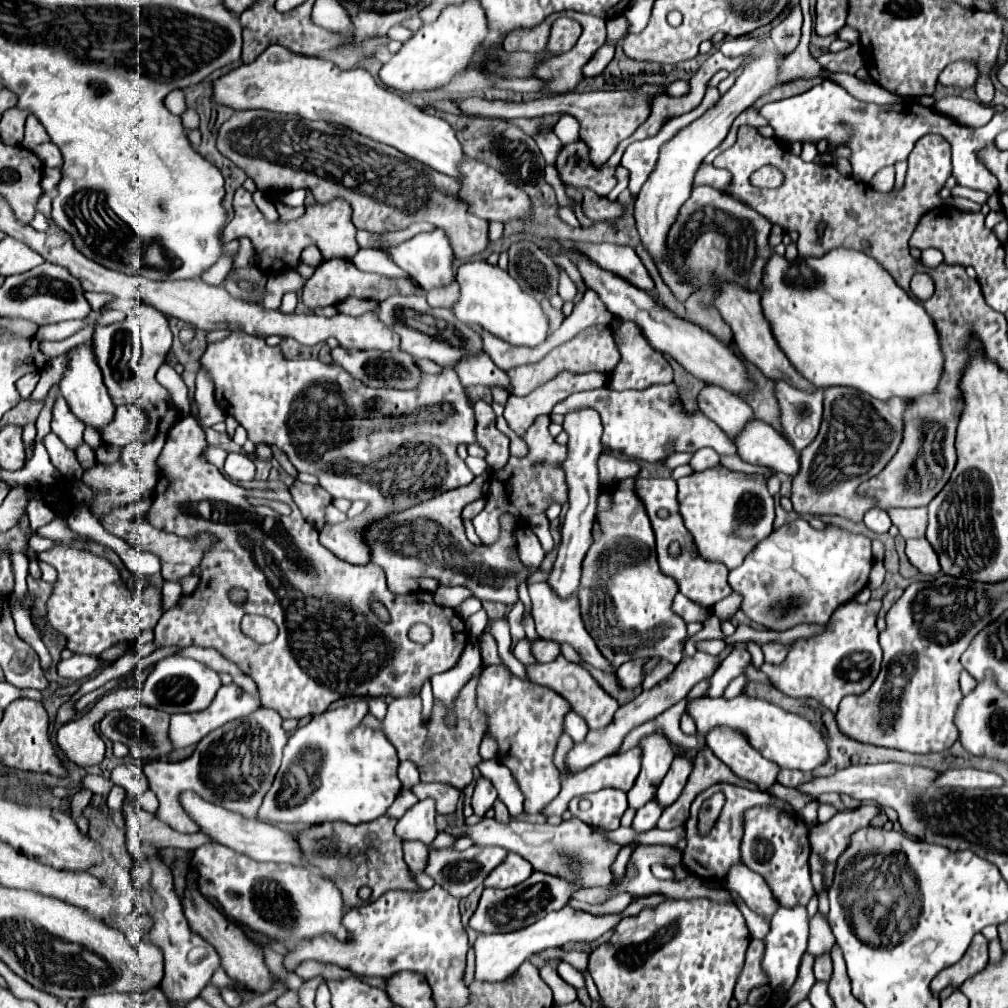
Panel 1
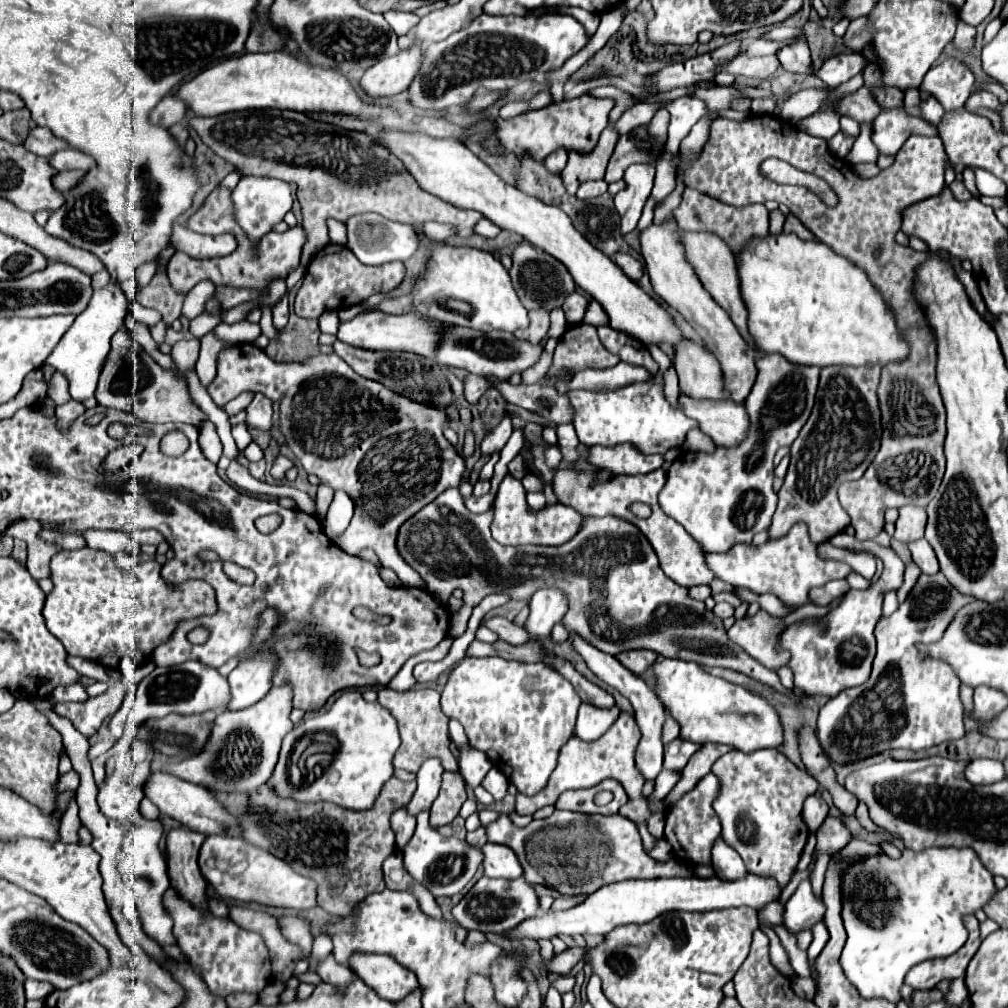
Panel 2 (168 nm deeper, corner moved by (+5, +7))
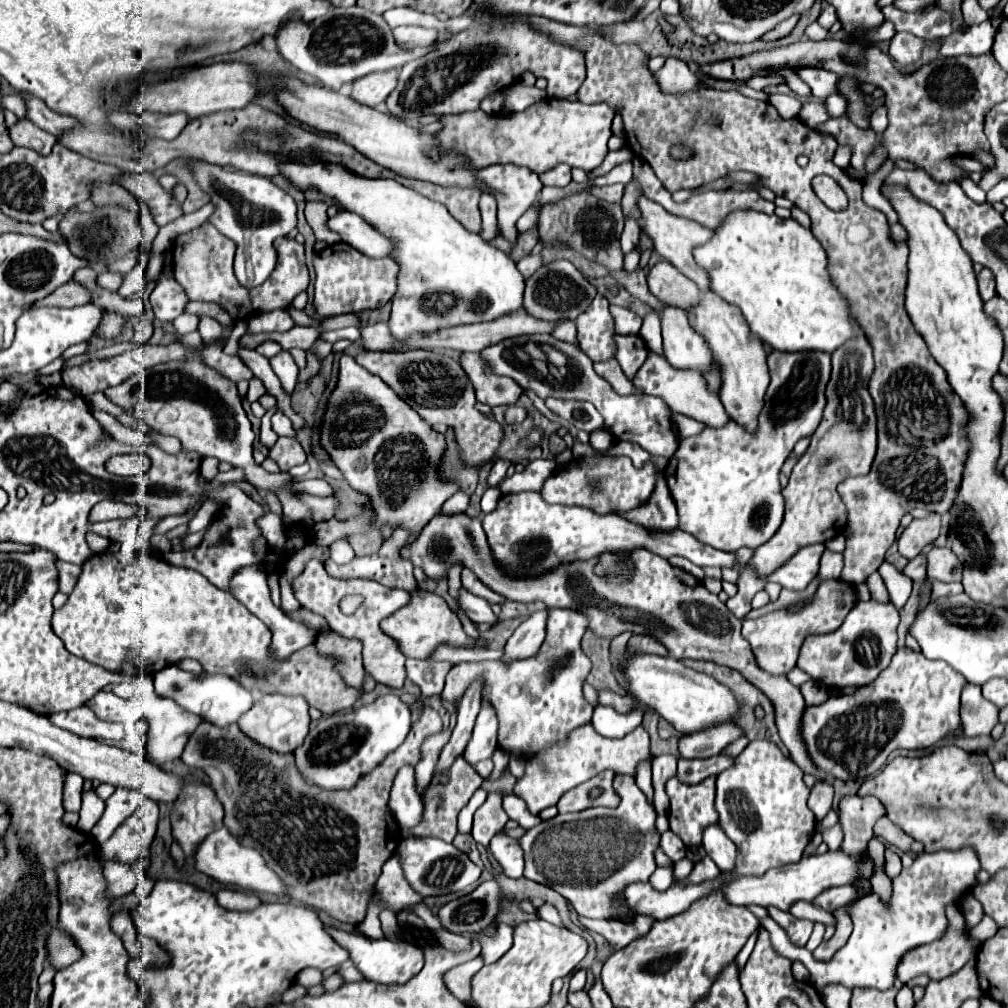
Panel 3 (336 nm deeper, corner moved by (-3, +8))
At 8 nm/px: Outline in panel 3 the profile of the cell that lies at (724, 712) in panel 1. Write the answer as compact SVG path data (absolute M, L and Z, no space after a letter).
M631 654L625 656L623 672L627 676L631 696L663 716L681 734L693 734L717 726L739 712L739 700L729 688L721 686L717 680L703 672L695 672L683 666L671 656L663 658L653 654Z

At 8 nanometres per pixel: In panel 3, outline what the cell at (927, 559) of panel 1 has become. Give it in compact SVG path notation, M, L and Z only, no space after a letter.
M933 548L929 552L927 576L941 582L959 582L963 568L951 548Z

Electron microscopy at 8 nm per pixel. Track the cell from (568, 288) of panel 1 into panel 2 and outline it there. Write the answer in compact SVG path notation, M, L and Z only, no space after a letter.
M569 293L569 297L565 297L565 315L569 319L569 325L575 325L575 323L581 323L581 317L585 313L585 307L587 307L587 299L579 293Z

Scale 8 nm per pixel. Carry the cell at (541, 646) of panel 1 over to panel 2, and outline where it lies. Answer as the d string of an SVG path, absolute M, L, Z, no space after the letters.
M493 617L493 619L489 619L485 625L487 625L489 629L493 629L503 641L507 641L507 643L511 643L511 645L525 645L525 643L531 641L529 633L525 633L523 627L511 623L511 621L503 619L503 617Z

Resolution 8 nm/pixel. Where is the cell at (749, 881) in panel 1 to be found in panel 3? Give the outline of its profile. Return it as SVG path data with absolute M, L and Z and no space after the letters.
M717 824L705 828L701 846L705 848L707 856L719 866L721 872L727 872L727 870L731 870L731 868L735 866L737 848L735 848L735 844L725 836L725 832L723 832Z

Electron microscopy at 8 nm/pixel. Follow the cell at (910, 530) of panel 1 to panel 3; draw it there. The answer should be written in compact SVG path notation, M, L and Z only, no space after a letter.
M933 514L923 520L913 520L911 526L899 536L899 554L907 560L913 560L925 546L933 544L939 538L941 516Z

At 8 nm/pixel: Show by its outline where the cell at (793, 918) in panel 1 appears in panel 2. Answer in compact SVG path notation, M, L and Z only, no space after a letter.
M803 879L797 887L797 891L791 895L791 899L785 903L783 911L783 927L791 933L797 935L803 929L811 929L817 921L823 919L825 905L821 899L815 899L811 891L811 881Z

